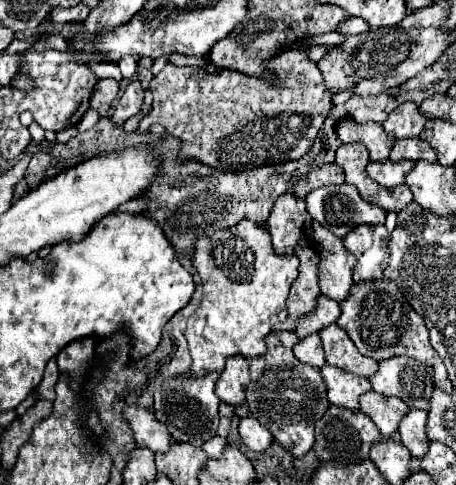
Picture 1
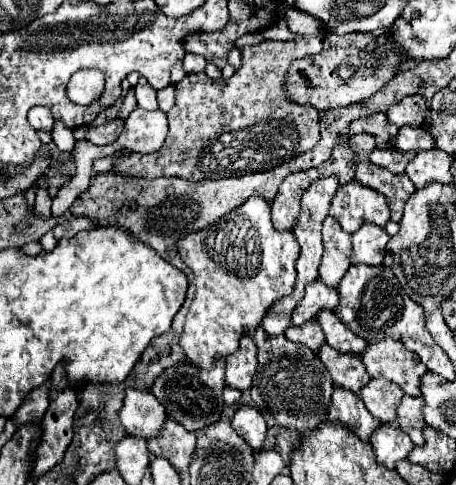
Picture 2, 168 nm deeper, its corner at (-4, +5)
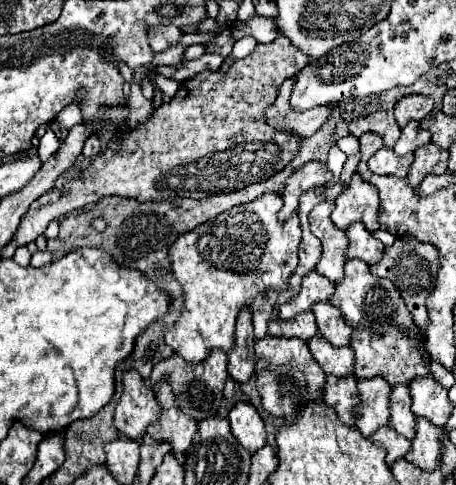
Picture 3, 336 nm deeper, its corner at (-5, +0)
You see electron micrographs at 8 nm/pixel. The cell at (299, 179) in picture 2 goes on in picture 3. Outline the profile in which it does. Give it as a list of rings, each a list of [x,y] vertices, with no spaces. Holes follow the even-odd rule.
[[[306,162],[302,168],[298,168],[288,180],[286,180],[286,186],[282,190],[282,200],[284,200],[284,206],[282,210],[278,212],[278,218],[280,220],[286,220],[290,218],[296,208],[298,208],[298,198],[302,192],[306,190],[312,190],[320,184],[326,184],[330,180],[330,172],[324,168],[324,164],[320,162]]]

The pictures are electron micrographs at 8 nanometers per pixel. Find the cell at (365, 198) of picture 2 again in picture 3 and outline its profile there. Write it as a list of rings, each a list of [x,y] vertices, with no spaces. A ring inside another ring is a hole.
[[[354,174],[350,186],[334,200],[332,222],[340,230],[346,230],[354,222],[362,222],[366,230],[376,232],[380,228],[378,208],[380,208],[378,190],[372,184],[364,182],[358,174]]]

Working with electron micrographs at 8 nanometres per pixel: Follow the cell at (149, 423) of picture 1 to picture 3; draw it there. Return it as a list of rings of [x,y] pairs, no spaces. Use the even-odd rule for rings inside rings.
[[[130,370],[124,374],[124,394],[114,412],[114,426],[126,438],[140,440],[146,428],[158,422],[160,406],[154,392],[146,386],[138,372]]]

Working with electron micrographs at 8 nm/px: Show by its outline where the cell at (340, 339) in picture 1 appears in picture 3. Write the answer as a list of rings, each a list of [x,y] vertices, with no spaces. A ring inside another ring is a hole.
[[[320,302],[312,308],[316,316],[316,324],[320,328],[320,334],[332,344],[332,346],[350,346],[352,340],[352,328],[346,326],[342,314],[330,304]]]

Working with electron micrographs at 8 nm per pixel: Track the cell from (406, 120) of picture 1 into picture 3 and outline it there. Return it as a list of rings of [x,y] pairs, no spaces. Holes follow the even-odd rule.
[[[422,94],[404,96],[394,106],[394,118],[396,118],[398,126],[404,128],[410,120],[420,122],[426,114],[432,112],[432,106],[434,106],[434,100],[428,98],[428,96],[422,96]]]

